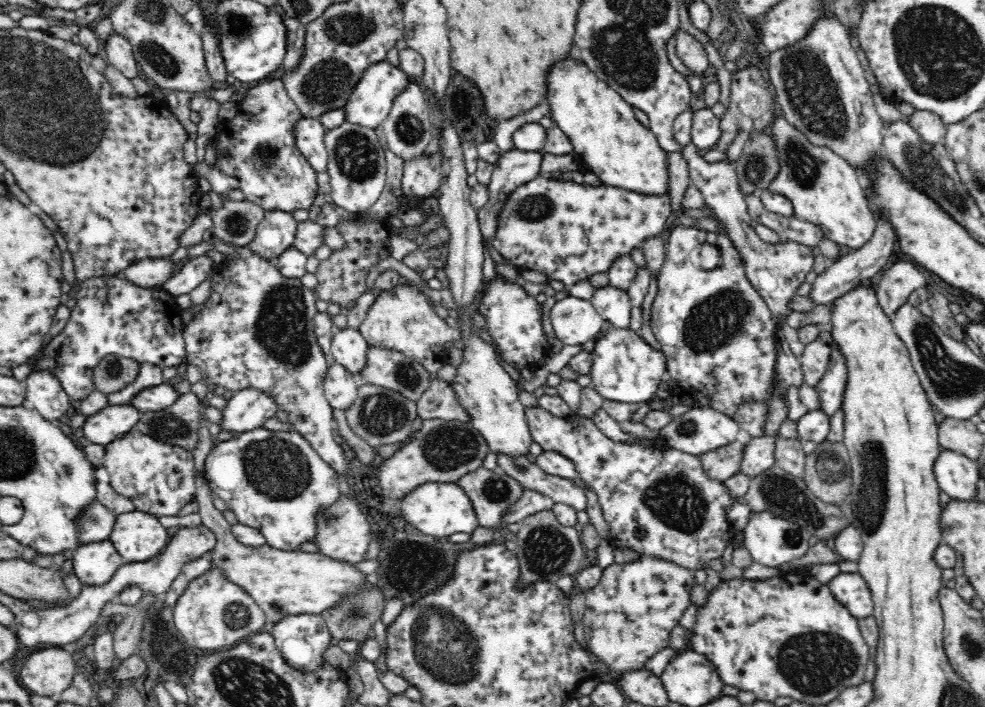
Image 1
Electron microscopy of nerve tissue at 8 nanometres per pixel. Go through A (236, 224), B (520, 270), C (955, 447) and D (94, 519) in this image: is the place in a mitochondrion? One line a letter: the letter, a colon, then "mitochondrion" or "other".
A: mitochondrion
B: other
C: other
D: mitochondrion

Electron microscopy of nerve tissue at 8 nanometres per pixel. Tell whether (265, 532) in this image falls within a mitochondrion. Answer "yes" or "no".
no

